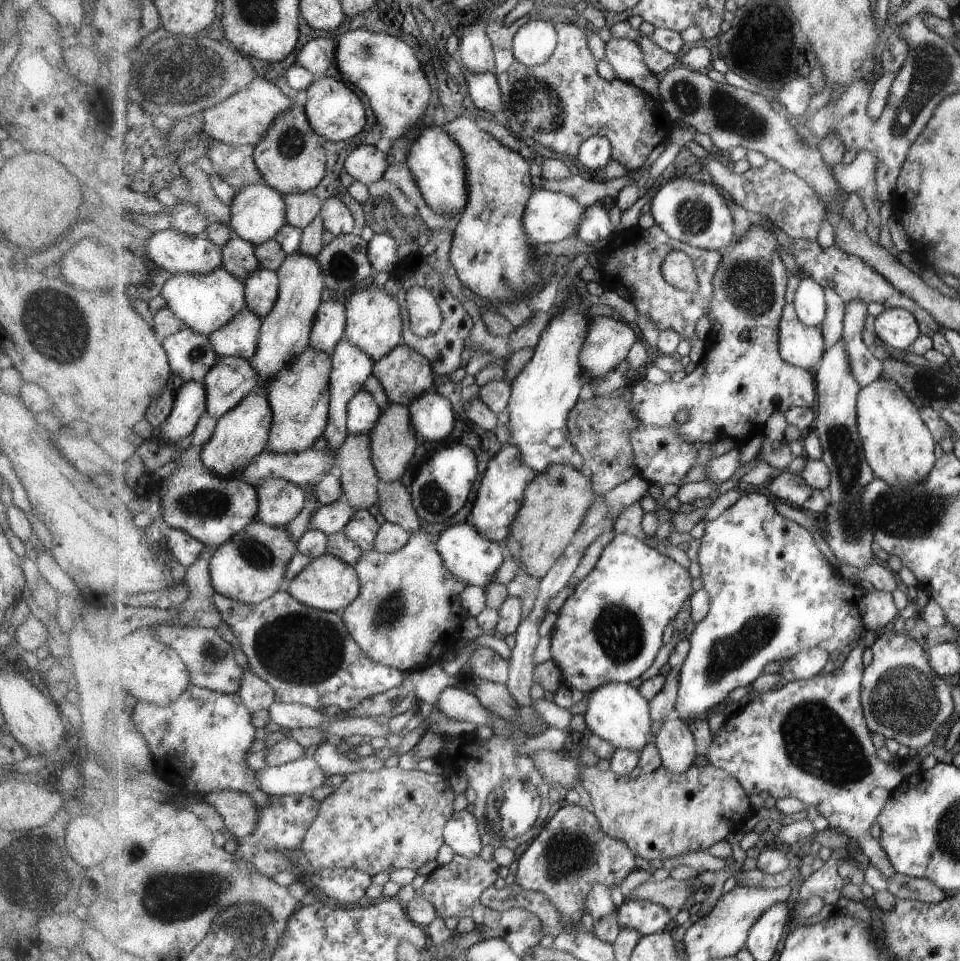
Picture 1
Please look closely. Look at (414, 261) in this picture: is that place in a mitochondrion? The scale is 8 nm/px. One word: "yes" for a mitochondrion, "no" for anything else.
no

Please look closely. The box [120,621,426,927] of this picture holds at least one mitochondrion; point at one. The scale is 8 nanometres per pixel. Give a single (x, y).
(212, 652)

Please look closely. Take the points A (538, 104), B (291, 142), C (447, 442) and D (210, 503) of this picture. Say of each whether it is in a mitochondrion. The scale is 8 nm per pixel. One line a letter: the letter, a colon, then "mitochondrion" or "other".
A: mitochondrion
B: mitochondrion
C: other
D: mitochondrion

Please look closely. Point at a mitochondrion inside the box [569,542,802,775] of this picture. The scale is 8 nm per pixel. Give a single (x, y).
(727, 655)

